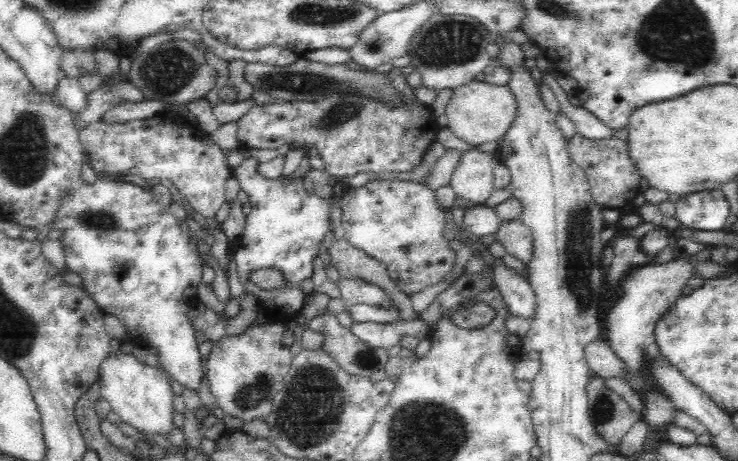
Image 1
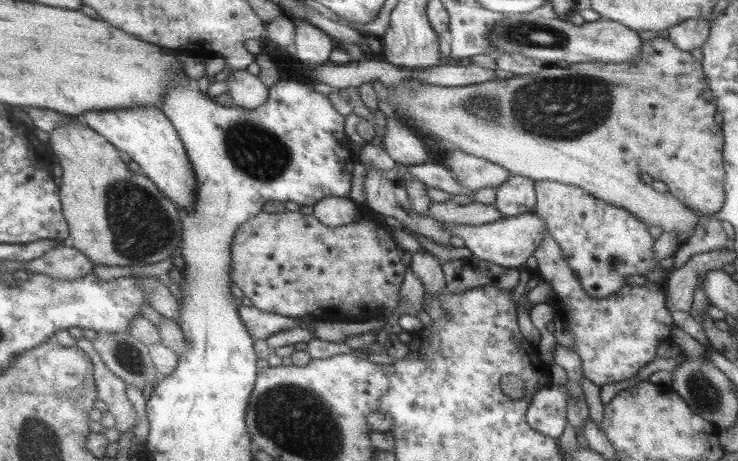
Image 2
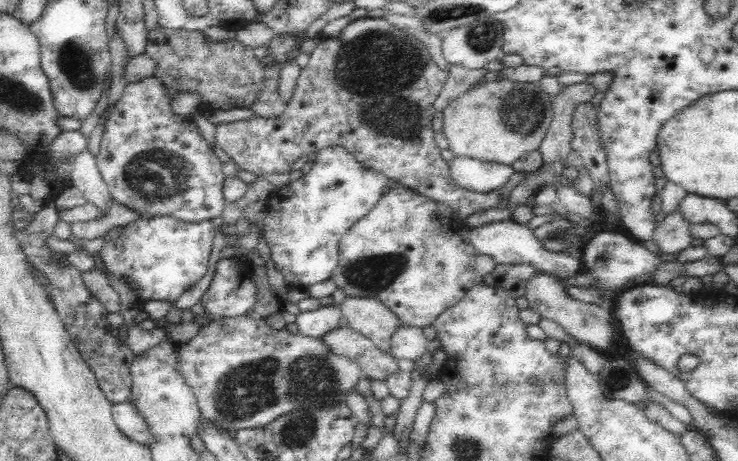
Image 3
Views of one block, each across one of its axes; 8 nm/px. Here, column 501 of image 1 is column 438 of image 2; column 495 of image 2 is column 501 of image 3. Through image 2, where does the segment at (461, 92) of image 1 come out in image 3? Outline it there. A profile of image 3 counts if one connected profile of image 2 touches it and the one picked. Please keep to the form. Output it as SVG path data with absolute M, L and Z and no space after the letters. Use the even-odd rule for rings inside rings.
M506 78L470 87L466 92L458 95L443 111L443 129L454 156L466 155L482 162L494 162L512 166L514 162L526 157L526 154L539 150L550 124L554 120L553 100L541 87L540 83L516 82Z

